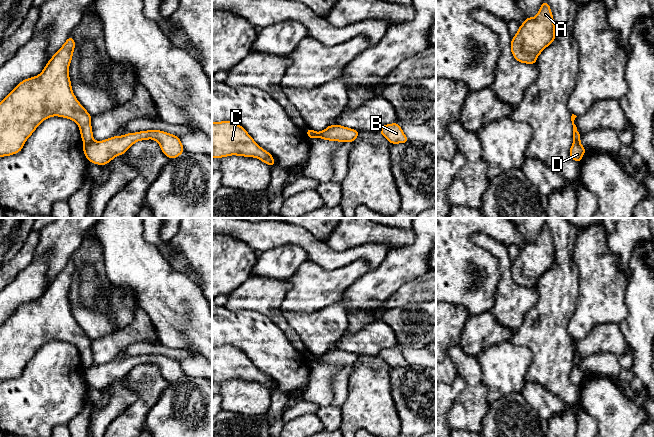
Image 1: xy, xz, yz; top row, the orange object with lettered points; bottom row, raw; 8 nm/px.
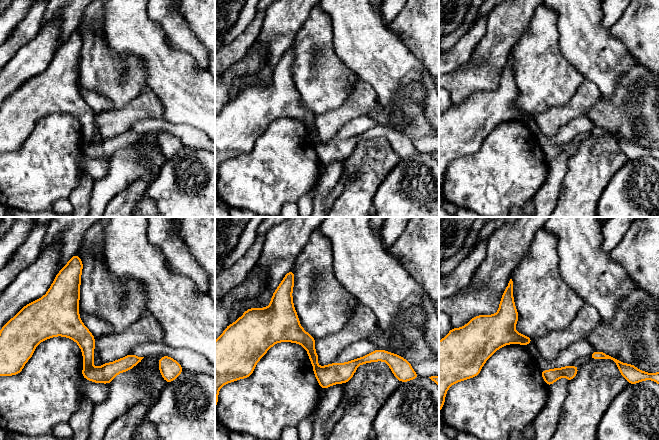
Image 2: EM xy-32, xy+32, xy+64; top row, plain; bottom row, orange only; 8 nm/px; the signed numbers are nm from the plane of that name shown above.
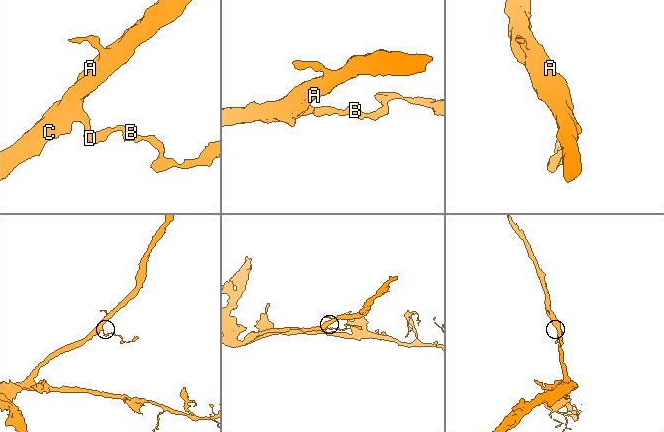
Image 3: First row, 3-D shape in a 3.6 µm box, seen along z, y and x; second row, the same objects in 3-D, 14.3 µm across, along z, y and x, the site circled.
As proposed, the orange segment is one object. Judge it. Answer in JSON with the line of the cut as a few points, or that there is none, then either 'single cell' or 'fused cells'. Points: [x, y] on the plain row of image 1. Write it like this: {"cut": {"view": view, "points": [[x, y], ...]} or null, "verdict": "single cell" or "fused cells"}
{"cut": {"view": "xy", "points": [[93, 363], [84, 368]]}, "verdict": "fused cells"}

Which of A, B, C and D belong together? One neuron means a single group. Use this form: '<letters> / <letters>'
A C / B D

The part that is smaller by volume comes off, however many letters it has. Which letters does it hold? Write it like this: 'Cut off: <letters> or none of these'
Cut off: B, D

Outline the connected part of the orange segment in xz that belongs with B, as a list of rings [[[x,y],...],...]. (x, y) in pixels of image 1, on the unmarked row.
[[[398,347],[383,349],[379,355],[391,368],[407,367],[409,363]]]

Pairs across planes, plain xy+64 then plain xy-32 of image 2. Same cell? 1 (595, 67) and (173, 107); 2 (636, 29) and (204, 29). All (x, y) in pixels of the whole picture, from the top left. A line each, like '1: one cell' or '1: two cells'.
1: one cell
2: one cell

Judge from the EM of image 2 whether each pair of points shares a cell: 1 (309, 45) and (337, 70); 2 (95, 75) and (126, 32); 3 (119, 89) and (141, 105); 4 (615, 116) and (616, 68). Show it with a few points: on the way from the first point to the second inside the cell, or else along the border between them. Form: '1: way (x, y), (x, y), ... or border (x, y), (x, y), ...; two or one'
1: way (316, 49), (330, 63); one
2: border (104, 28), (107, 42), (116, 52), (136, 56); two
3: border (147, 86), (124, 106), (112, 110); two
4: border (630, 69), (618, 79), (611, 96), (601, 96); two

